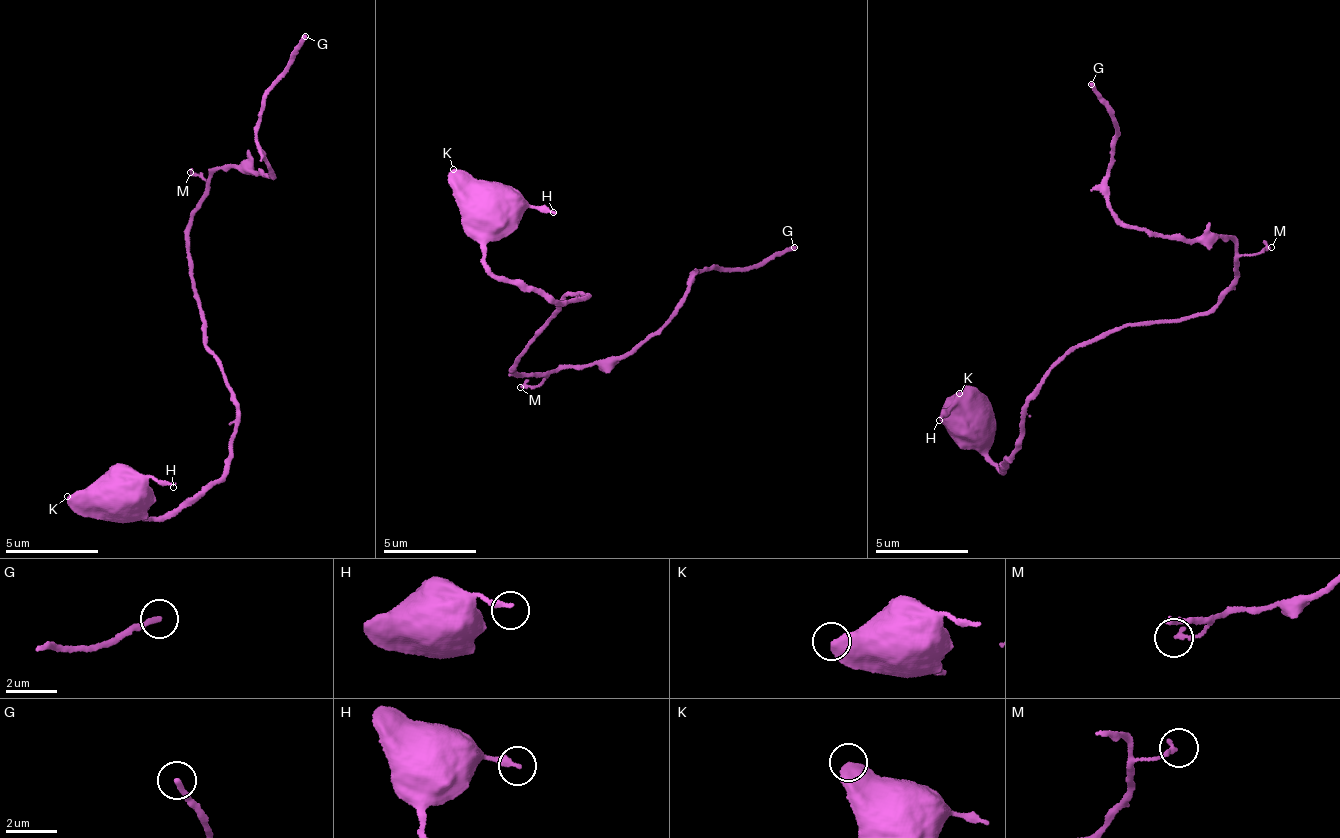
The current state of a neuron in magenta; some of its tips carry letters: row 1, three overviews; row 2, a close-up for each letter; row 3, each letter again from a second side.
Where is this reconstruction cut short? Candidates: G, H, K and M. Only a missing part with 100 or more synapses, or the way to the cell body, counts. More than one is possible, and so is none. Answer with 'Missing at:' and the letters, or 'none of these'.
Missing at: G

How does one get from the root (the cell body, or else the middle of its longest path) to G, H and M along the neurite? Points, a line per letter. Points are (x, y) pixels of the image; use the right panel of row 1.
G: (1192, 315), (1219, 301), (1235, 245), (1162, 238), (1115, 215), (1117, 124), (1091, 84)
H: (1192, 315), (1122, 323), (1065, 356), (1027, 403), (1018, 448), (1000, 474), (978, 424), (950, 407), (939, 420)
M: (1192, 315), (1200, 317), (1219, 301), (1219, 293), (1234, 277), (1237, 256), (1271, 247)

